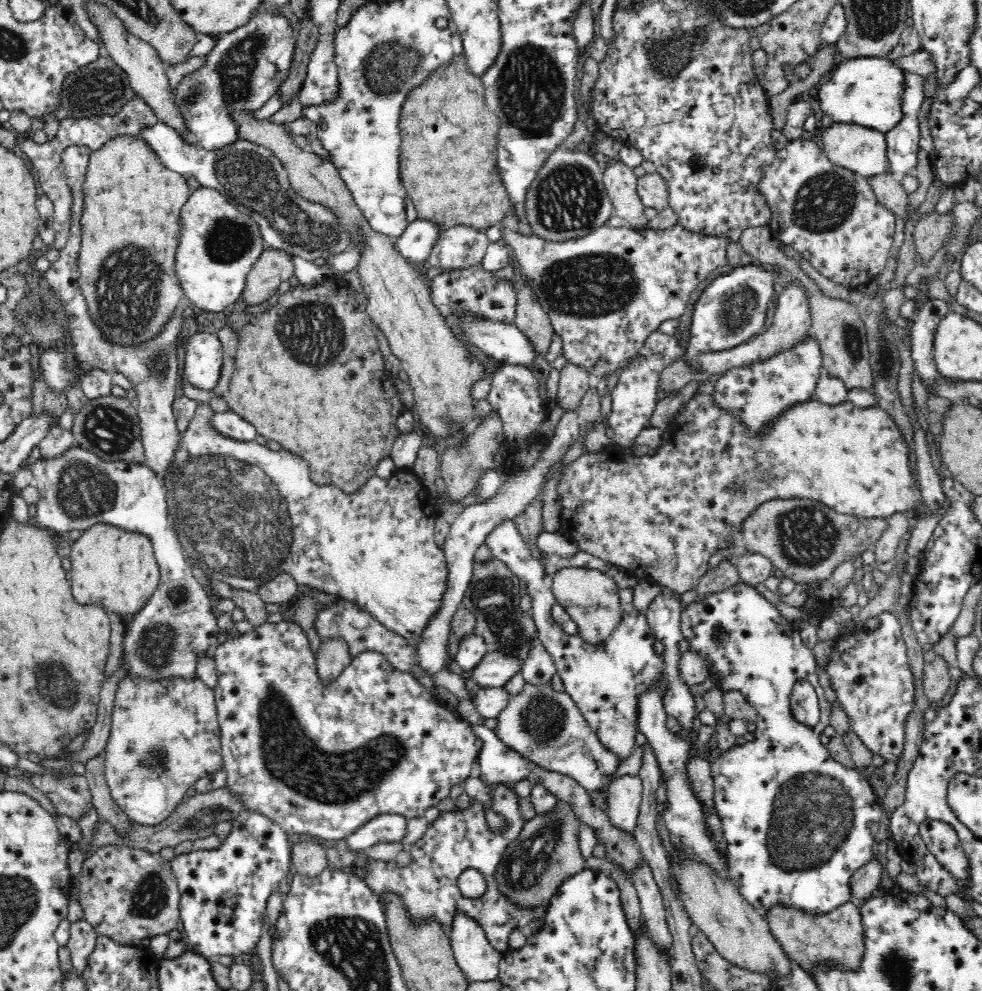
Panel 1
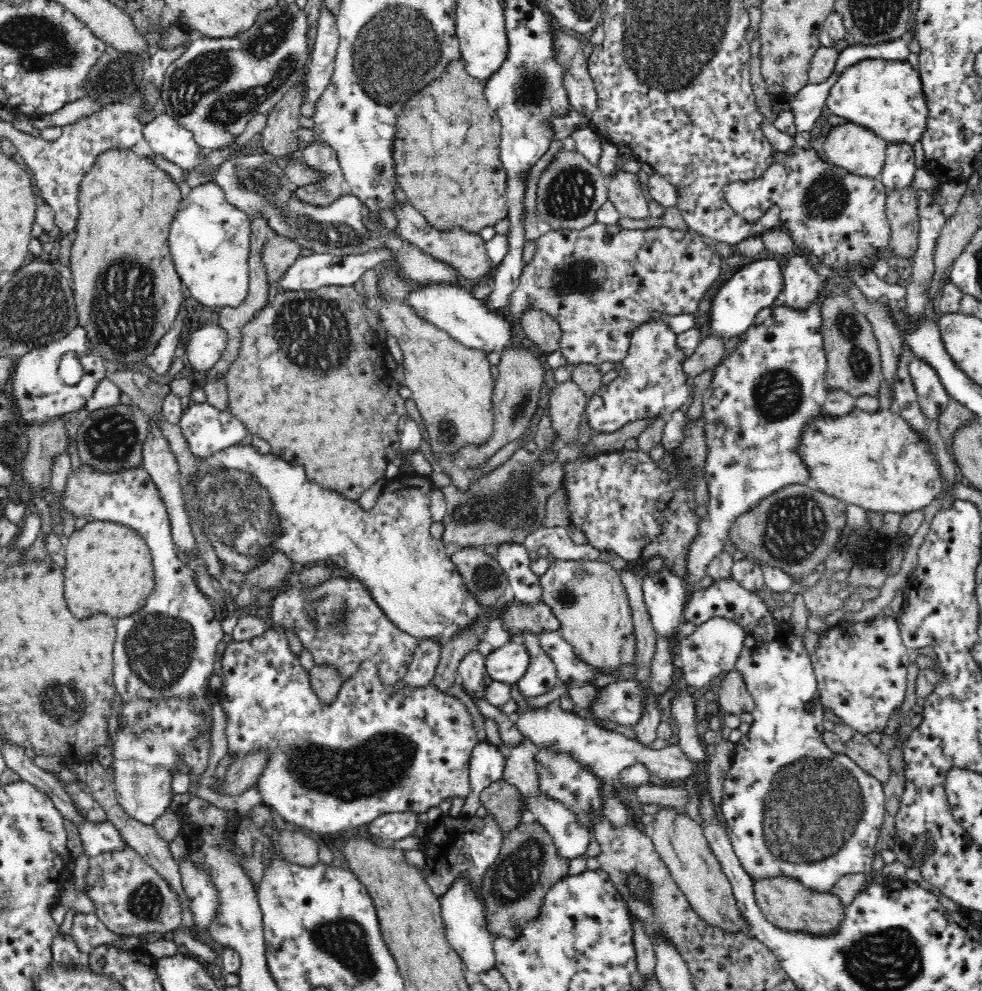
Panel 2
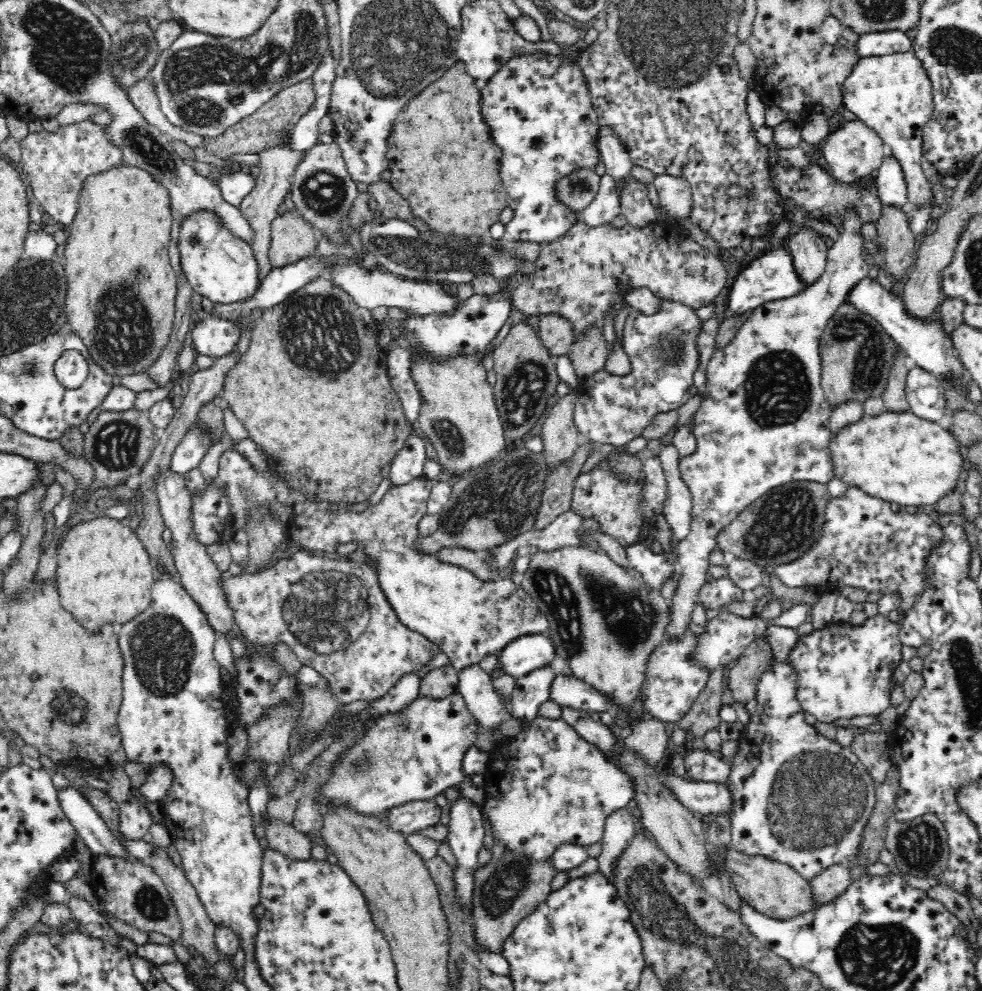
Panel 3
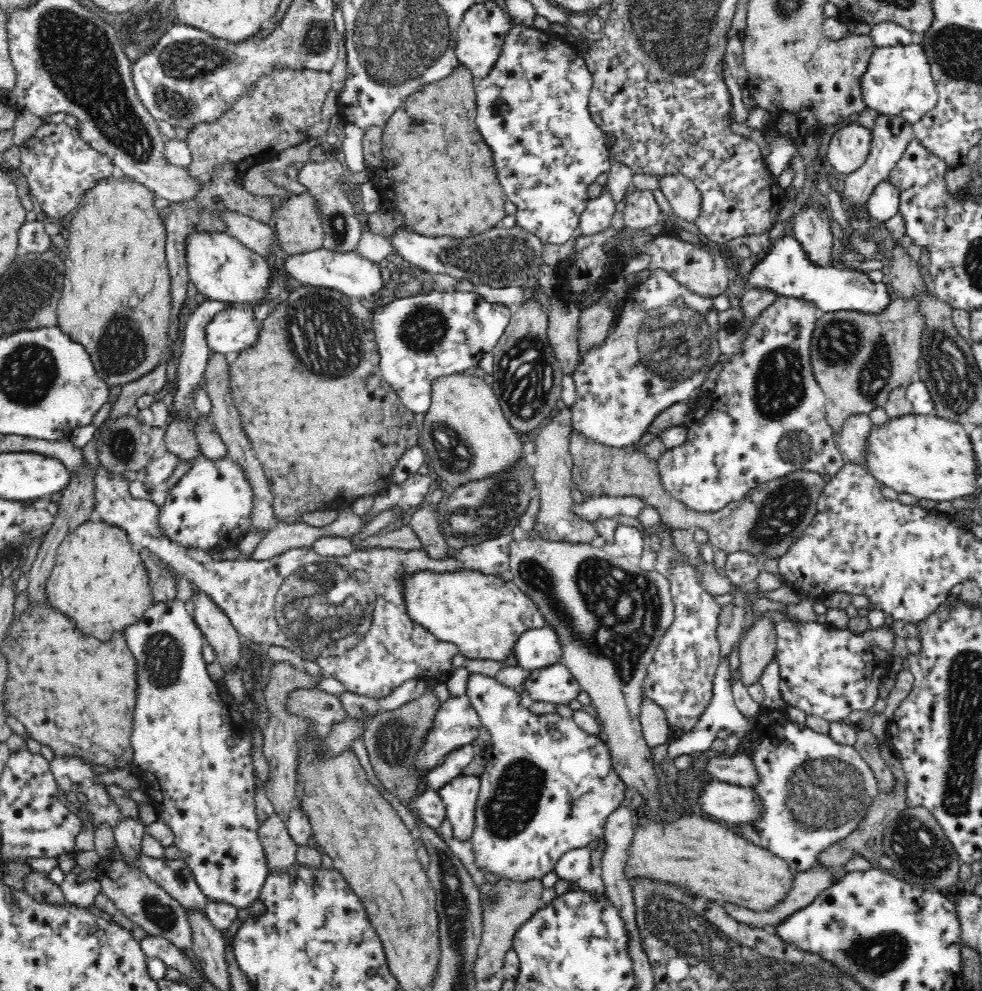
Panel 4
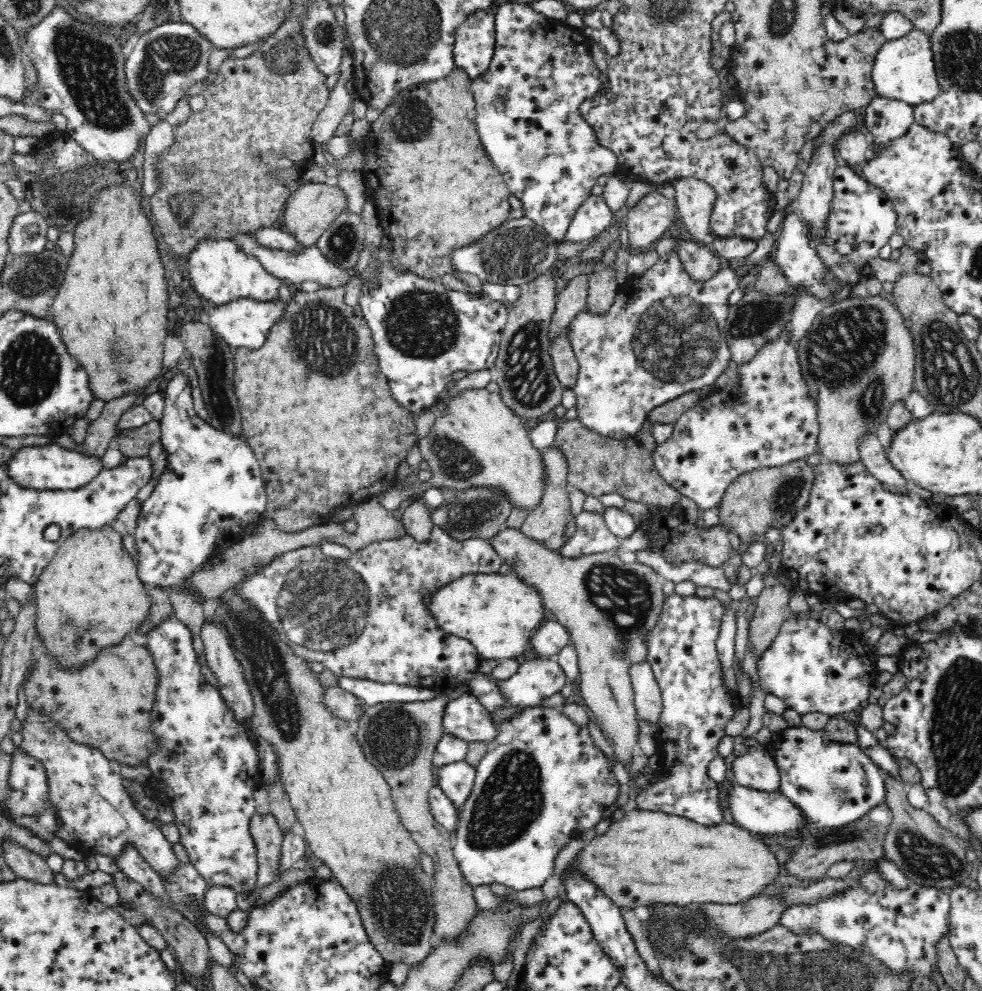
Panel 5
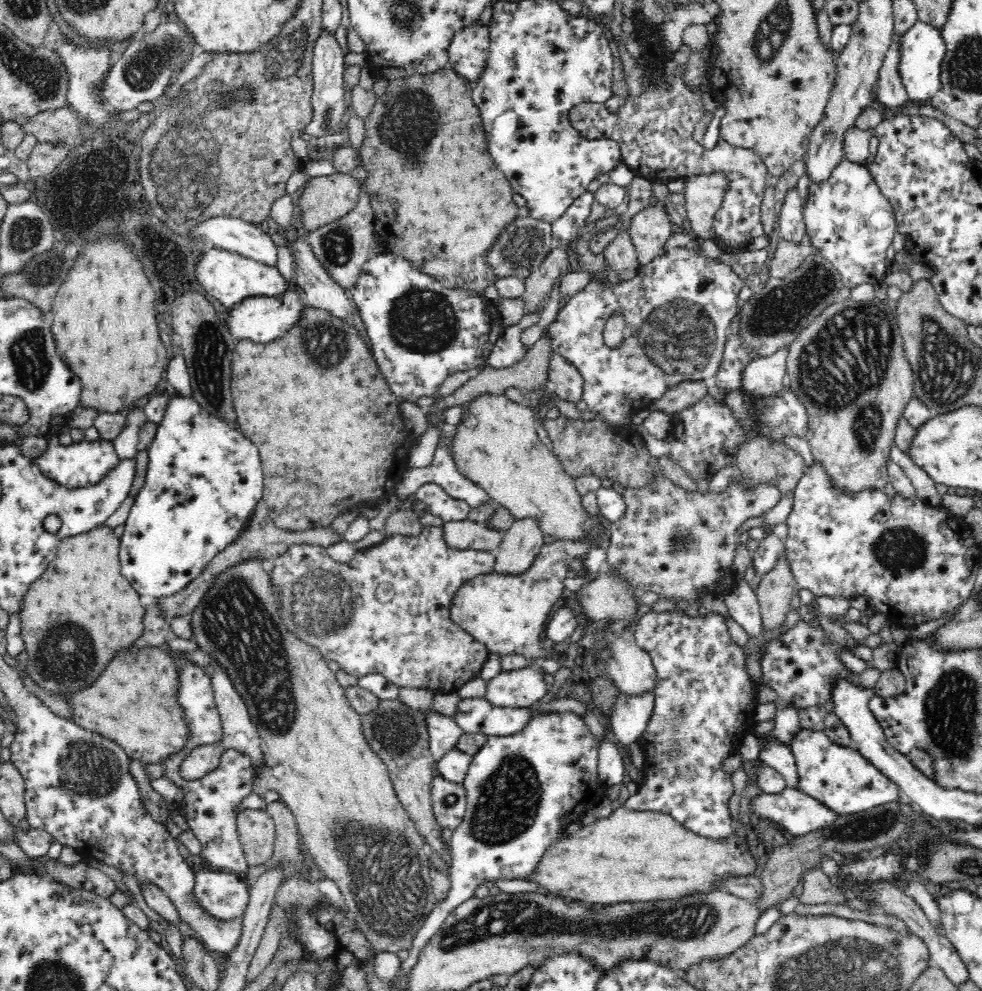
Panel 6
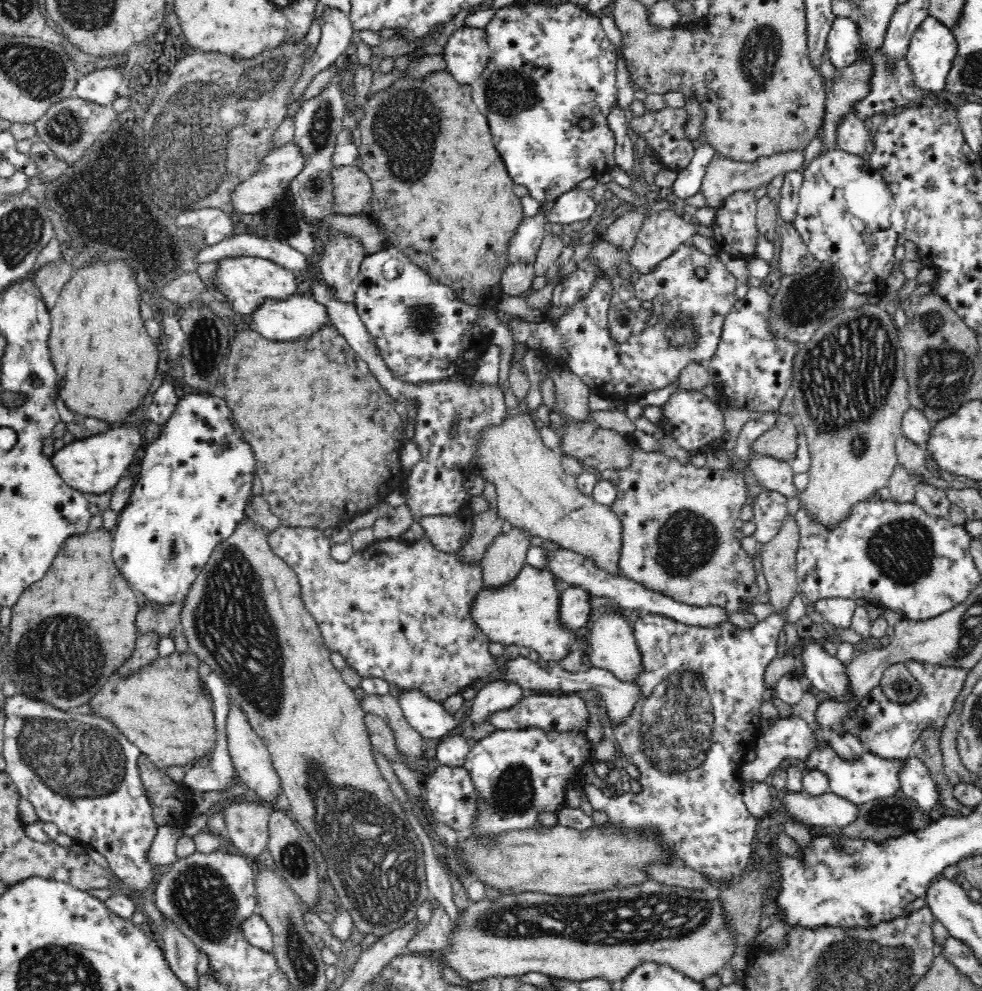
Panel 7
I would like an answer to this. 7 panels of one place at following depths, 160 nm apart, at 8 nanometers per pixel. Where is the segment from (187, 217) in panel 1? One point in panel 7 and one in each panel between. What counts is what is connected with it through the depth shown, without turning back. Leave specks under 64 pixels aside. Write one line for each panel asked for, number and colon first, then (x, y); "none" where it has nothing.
2: (209, 239)
3: (219, 266)
4: (222, 269)
5: (220, 272)
6: (230, 277)
7: (247, 282)

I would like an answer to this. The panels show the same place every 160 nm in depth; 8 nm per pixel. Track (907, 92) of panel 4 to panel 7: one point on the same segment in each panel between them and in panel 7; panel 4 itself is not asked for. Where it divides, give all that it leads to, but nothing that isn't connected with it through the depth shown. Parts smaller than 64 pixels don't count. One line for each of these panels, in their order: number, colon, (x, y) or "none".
5: (904, 68)
6: (923, 47)
7: (931, 53)

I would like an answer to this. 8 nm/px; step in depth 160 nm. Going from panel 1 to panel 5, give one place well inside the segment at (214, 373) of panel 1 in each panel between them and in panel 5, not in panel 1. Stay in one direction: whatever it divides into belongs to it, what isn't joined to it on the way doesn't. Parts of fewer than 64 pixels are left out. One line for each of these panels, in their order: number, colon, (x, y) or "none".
2: (205, 346)
3: (216, 337)
4: (234, 329)
5: (245, 322)

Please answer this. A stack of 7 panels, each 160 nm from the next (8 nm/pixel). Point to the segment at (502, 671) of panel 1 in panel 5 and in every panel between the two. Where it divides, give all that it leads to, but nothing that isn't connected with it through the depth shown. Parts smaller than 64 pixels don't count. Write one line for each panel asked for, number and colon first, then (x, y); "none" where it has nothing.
2: (509, 663)
3: (529, 653)
4: (540, 647)
5: (548, 640)

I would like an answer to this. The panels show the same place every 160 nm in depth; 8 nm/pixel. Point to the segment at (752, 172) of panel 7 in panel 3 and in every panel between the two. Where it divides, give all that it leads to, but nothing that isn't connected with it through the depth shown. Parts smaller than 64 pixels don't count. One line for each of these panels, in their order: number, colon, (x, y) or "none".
3: (675, 193)
4: (685, 199)
5: (695, 198)
6: (704, 193)

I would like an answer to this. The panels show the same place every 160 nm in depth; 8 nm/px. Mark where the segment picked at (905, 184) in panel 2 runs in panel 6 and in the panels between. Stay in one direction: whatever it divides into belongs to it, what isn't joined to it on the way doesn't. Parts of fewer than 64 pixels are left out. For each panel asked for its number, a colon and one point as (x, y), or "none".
3: (891, 186)
4: (882, 204)
5: (861, 219)
6: (851, 223)

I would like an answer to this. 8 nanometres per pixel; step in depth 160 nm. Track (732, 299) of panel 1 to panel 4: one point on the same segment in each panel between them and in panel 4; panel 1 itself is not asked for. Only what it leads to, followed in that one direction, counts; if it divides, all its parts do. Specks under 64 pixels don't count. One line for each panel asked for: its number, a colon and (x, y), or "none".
2: (753, 286)
3: (771, 275)
4: (787, 269)

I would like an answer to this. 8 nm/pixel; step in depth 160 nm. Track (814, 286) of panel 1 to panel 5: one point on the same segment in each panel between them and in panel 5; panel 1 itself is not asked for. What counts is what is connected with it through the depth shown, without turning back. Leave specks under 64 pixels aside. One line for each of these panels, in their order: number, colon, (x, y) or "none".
2: (853, 356)
3: (857, 355)
4: (858, 357)
5: (855, 374)

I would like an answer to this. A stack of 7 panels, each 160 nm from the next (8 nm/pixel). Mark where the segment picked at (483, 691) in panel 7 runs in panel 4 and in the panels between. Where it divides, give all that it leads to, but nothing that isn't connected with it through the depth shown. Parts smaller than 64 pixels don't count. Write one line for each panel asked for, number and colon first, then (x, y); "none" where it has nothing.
4: (555, 684)
5: (540, 678)
6: (510, 689)

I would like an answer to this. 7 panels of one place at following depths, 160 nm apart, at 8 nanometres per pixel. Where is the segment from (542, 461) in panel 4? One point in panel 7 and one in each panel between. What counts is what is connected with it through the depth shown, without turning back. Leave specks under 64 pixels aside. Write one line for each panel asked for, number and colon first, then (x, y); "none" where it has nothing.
5: (546, 524)
6: (522, 541)
7: (505, 557)

